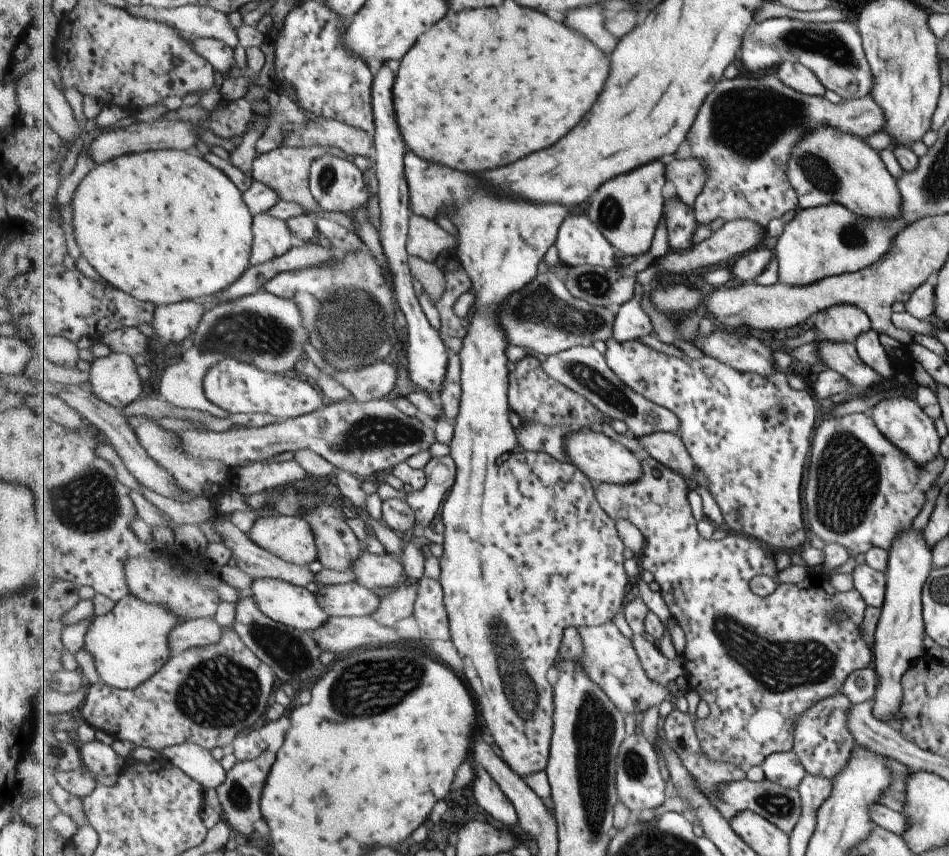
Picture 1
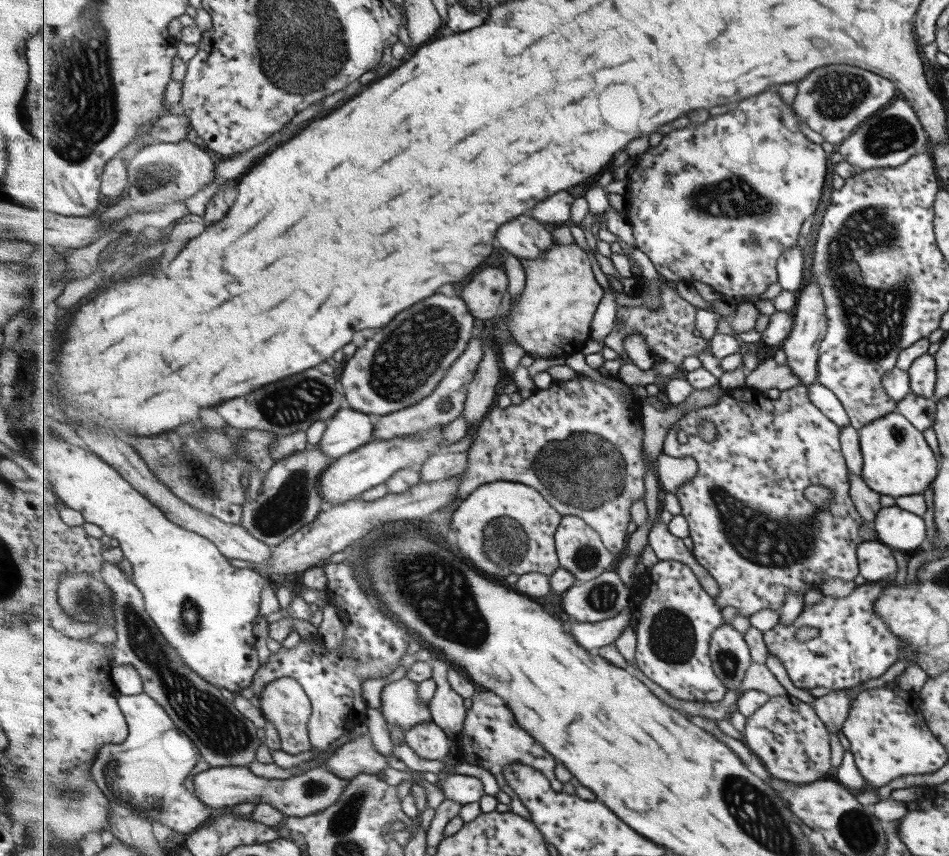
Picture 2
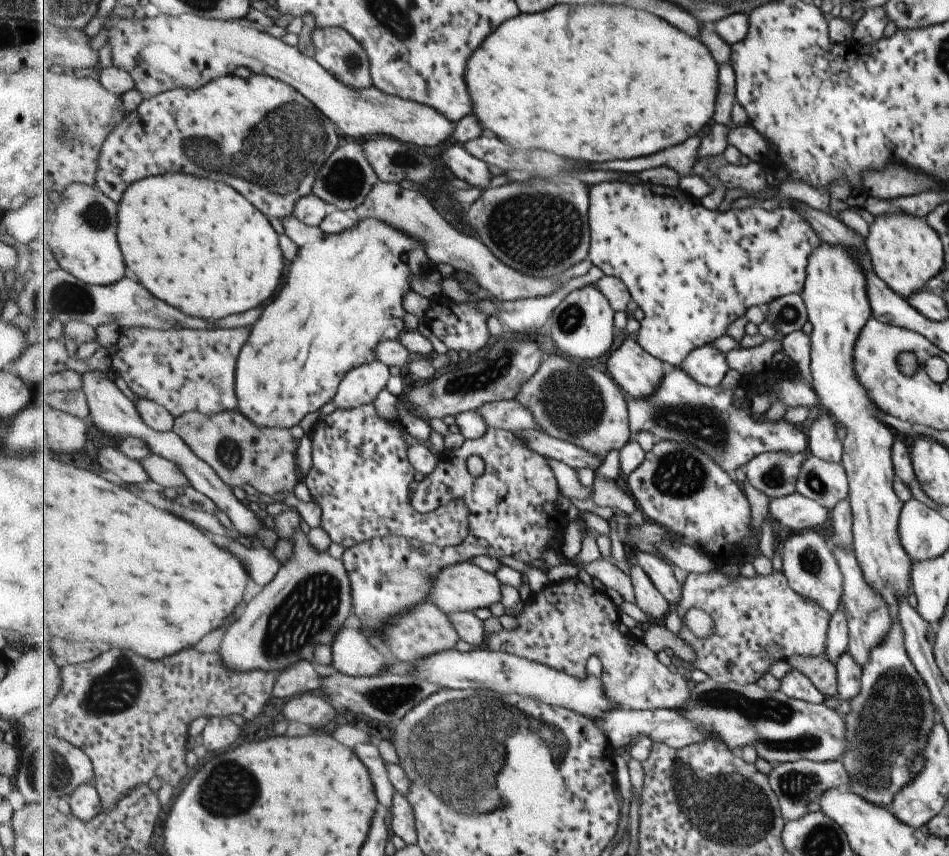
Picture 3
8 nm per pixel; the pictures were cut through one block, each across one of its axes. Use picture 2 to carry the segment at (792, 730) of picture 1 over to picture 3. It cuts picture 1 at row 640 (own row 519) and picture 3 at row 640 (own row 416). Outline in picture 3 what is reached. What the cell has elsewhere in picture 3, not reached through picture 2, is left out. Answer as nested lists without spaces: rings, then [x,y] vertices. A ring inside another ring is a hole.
[[[717,568],[707,574],[688,573],[683,583],[683,597],[675,606],[678,615],[684,618],[688,610],[699,607],[713,616],[716,622],[716,631],[713,636],[700,639],[683,623],[682,629],[676,632],[678,639],[687,641],[697,653],[695,668],[702,670],[713,680],[721,683],[735,681],[746,685],[755,683],[761,676],[770,672],[770,668],[779,661],[785,661],[791,656],[824,656],[827,648],[828,624],[830,615],[814,600],[801,596],[790,584],[788,576],[780,571],[772,571],[768,575],[755,573],[755,576],[738,576],[730,579]]]

